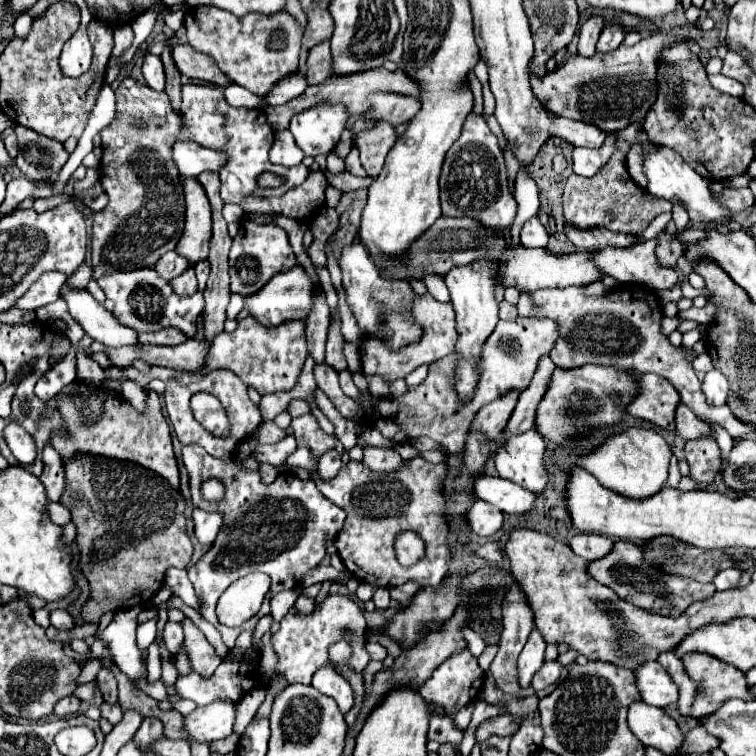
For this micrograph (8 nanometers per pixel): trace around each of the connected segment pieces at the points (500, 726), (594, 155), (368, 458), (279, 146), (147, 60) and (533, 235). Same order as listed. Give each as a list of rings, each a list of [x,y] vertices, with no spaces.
[[[505,714],[505,716],[497,716],[497,718],[491,718],[491,720],[485,720],[483,724],[477,726],[477,732],[475,732],[475,740],[477,742],[483,742],[487,740],[489,736],[509,736],[509,734],[515,734],[517,728],[521,724],[521,718],[517,716],[511,716],[511,714]]]
[[[608,136],[605,144],[597,150],[589,150],[589,148],[575,148],[573,150],[573,172],[585,178],[595,176],[601,166],[605,166],[605,162],[609,160],[609,156],[615,150],[615,136]]]
[[[361,444],[365,450],[363,464],[373,470],[397,470],[403,464],[403,458],[393,448],[377,448],[371,444]]]
[[[289,130],[285,132],[275,132],[275,142],[271,146],[269,152],[269,160],[273,164],[281,164],[281,166],[299,166],[303,160],[303,152],[297,148],[293,136]]]
[[[147,54],[143,58],[143,78],[147,82],[149,88],[153,90],[163,90],[165,88],[165,72],[163,72],[163,62],[161,62],[161,56],[155,56],[155,54]]]
[[[539,218],[527,220],[521,230],[521,244],[525,244],[527,248],[543,248],[547,246],[547,242],[549,242],[549,232],[539,222]]]

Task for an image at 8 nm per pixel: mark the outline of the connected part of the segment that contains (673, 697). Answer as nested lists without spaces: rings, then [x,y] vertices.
[[[659,662],[641,664],[641,668],[635,670],[635,678],[641,690],[641,700],[645,700],[645,704],[665,708],[677,702],[679,688]]]

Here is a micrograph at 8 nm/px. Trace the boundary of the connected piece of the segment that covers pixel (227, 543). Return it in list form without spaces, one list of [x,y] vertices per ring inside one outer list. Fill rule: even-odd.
[[[193,444],[183,446],[183,462],[191,476],[193,504],[197,508],[215,510],[223,514],[221,532],[217,534],[213,548],[207,552],[211,556],[203,556],[195,566],[191,566],[188,569],[188,577],[201,600],[201,616],[209,620],[221,632],[225,644],[233,648],[237,636],[245,628],[227,628],[219,624],[215,616],[215,606],[221,592],[231,582],[249,572],[259,570],[271,576],[271,590],[267,592],[257,616],[251,618],[247,624],[247,628],[253,630],[257,620],[269,614],[269,600],[273,594],[299,586],[305,572],[321,564],[327,554],[327,538],[337,536],[337,532],[343,528],[347,514],[333,502],[329,502],[325,496],[321,496],[321,492],[317,492],[317,486],[311,480],[299,480],[291,472],[281,472],[271,486],[265,486],[257,470],[241,468],[235,464],[233,458],[213,458],[203,448],[197,448]],[[207,478],[217,478],[223,482],[225,496],[221,502],[209,502],[201,496],[201,484]],[[217,564],[221,564],[223,568],[218,569]]]

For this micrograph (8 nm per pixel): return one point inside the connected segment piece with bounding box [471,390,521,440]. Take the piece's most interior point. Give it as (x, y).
(491, 420)

